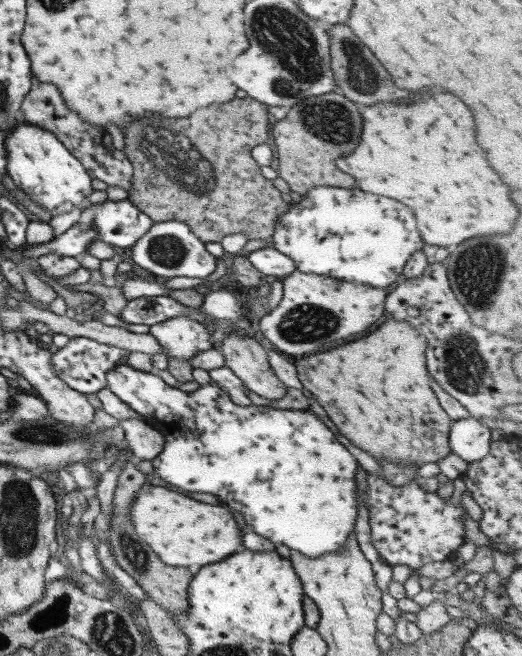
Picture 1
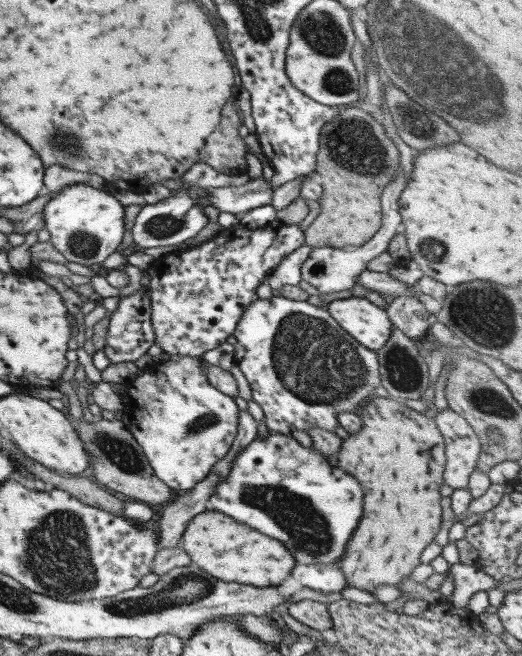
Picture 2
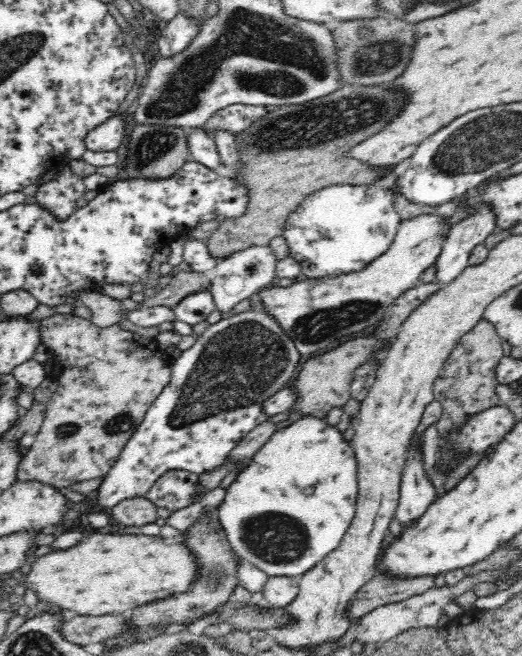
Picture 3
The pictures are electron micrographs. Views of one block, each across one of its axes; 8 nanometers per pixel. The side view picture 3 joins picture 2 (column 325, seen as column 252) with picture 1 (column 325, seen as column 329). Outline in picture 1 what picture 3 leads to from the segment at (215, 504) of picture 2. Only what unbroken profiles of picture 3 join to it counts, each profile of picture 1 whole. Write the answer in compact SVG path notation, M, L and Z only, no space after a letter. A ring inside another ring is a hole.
M120 362L107 370L106 387L121 402L124 402L155 426L161 434L171 432L175 420L181 426L193 424L203 428L177 428L177 440L173 444L165 441L162 450L151 460L154 474L166 483L180 488L185 493L205 493L217 498L219 504L237 512L245 524L246 531L267 538L271 544L295 550L301 556L317 559L323 554L337 555L345 546L345 540L355 530L357 500L355 495L355 473L358 463L343 445L339 444L333 432L310 410L274 409L268 406L239 406L219 387L205 385L191 393L171 387L155 374L133 370Z

